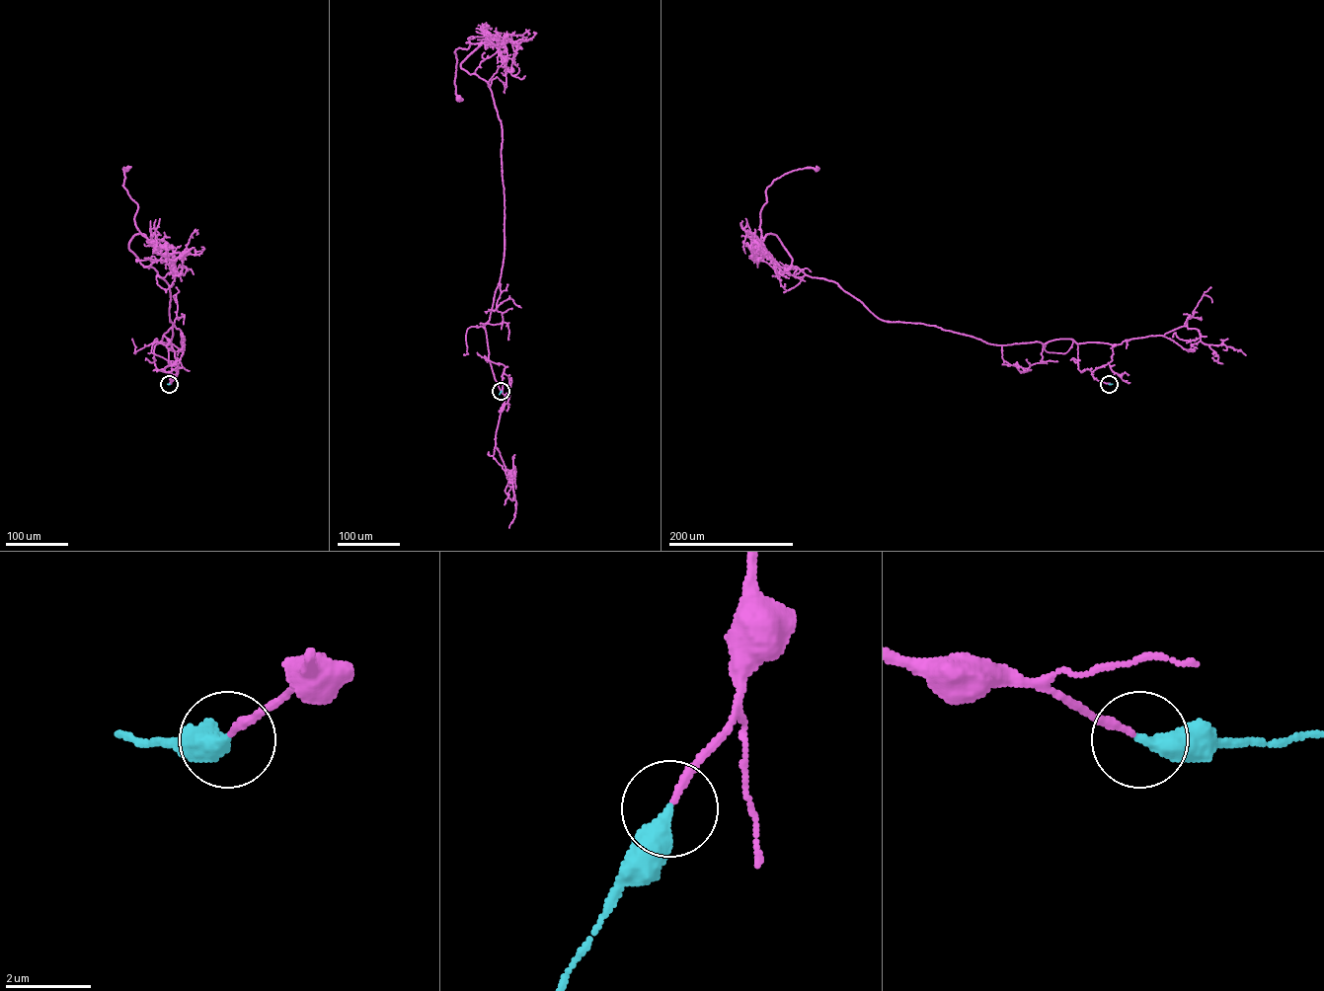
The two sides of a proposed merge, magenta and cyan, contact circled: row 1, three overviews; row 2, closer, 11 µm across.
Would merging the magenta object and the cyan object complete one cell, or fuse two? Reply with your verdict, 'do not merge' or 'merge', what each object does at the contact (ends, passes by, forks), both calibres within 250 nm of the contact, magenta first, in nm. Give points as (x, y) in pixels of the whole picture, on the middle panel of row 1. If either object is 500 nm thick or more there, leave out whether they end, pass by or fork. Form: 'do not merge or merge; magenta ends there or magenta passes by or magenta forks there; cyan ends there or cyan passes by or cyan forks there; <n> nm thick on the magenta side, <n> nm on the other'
merge; magenta ends there; cyan ends there; 170 nm thick on the magenta side, 440 nm on the other

